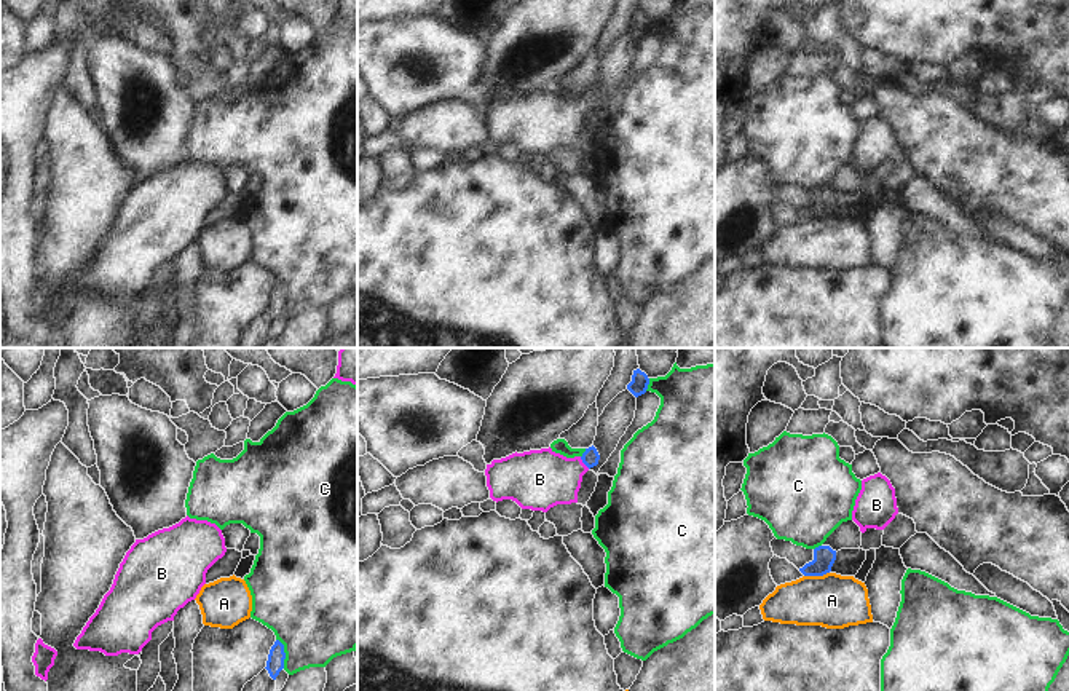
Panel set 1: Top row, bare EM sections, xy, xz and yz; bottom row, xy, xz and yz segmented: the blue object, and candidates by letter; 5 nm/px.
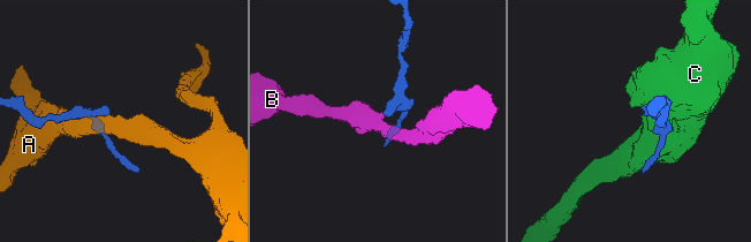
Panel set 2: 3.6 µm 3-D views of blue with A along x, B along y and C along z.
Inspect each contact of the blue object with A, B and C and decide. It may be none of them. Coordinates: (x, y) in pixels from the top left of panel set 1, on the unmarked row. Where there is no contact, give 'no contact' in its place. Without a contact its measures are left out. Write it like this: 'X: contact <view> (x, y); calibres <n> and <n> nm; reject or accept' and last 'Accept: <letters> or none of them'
A: contact yz (816, 217); calibres 110 and 280 nm; reject
B: contact xz (584, 106); calibres 90 and 300 nm; accept
C: contact xy (284, 296); calibres 90 and 460 nm; reject
Accept: B

